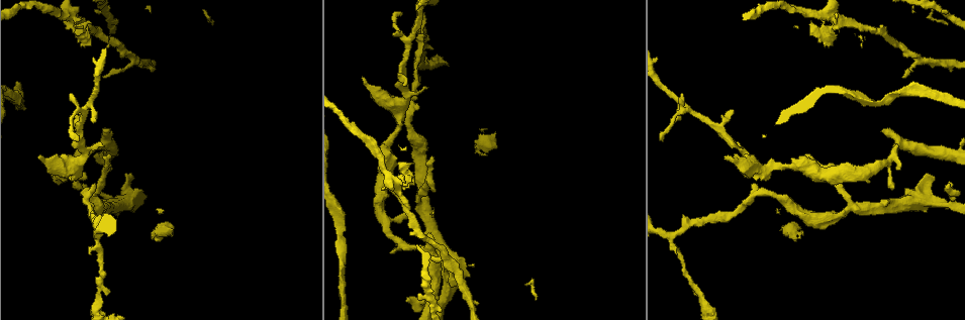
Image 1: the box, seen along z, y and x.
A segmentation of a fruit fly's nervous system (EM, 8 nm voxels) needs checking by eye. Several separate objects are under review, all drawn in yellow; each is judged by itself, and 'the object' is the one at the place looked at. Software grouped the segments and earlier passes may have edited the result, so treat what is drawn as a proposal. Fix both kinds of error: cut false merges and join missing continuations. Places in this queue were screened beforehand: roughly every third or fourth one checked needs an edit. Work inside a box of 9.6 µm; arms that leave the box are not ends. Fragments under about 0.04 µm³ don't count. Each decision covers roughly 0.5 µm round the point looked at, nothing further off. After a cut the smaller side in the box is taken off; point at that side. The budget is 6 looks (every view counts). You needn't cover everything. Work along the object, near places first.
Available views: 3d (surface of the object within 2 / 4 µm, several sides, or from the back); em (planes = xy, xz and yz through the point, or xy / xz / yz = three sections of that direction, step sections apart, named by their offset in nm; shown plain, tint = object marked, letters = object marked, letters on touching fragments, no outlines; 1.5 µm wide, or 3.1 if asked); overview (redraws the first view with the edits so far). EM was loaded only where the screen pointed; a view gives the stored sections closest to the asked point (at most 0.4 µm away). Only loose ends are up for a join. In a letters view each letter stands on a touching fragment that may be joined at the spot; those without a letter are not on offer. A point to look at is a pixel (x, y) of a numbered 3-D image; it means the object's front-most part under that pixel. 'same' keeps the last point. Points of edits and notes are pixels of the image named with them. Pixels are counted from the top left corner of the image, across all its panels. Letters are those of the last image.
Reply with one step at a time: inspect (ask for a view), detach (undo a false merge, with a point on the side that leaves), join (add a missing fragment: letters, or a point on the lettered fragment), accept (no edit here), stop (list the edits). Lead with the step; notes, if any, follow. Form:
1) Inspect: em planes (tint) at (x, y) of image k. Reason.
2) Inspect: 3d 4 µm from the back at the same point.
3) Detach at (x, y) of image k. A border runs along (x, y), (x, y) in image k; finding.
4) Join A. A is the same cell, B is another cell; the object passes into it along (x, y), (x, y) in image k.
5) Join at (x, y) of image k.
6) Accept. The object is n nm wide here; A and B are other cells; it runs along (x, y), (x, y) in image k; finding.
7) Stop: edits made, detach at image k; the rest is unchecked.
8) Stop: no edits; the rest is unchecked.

Inspect: 3d 4 µm at (108, 132) of image 1. An open end.

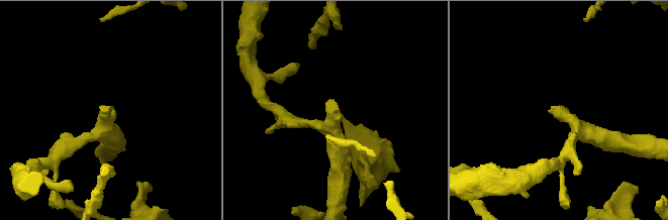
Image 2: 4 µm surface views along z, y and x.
Inspect: em xy step 4 (tint) at (106, 113) of image 2. Shape alone is not enough.

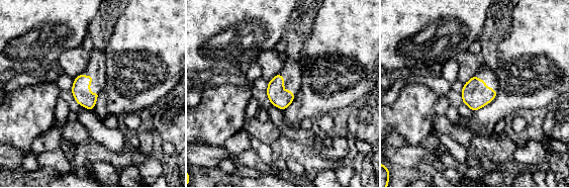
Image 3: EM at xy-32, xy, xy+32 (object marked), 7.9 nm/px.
Inspect: em planes (letters) at the same point. Cut it another way.

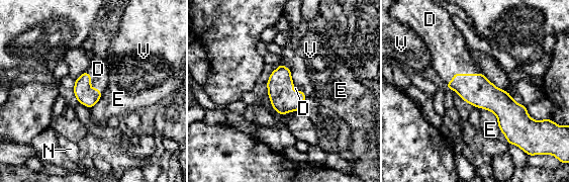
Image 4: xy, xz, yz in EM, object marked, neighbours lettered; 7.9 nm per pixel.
Join D. The longest contact is with D, 320 nm; D is the same cell, E, N and V are other cells; the cell continues.

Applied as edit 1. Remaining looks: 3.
Inspect: 3d 2 µm at (904, 77) of image 1. Free end.

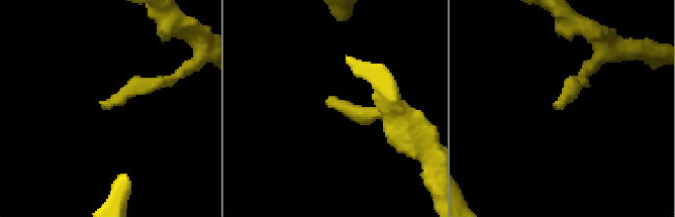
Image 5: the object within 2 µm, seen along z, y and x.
Inspect: em planes (plain) at (332, 98) of image 5.

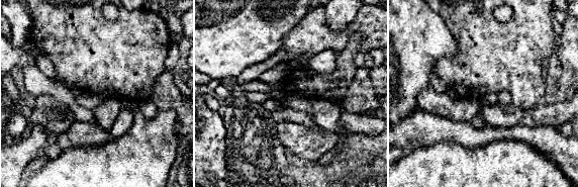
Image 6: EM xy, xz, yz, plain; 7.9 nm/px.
Inspect: em planes (letters) at the same point. See the neighbours.

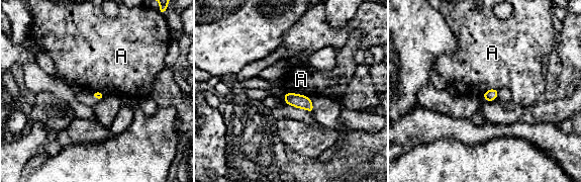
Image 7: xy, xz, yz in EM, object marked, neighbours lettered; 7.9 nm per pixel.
Accept. A is another cell; a border runs along (283, 95), (297, 93), (309, 98) in image 7; none of them fits.

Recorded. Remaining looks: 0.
Stop: edits made, join at image 4; the rest is unchecked.

